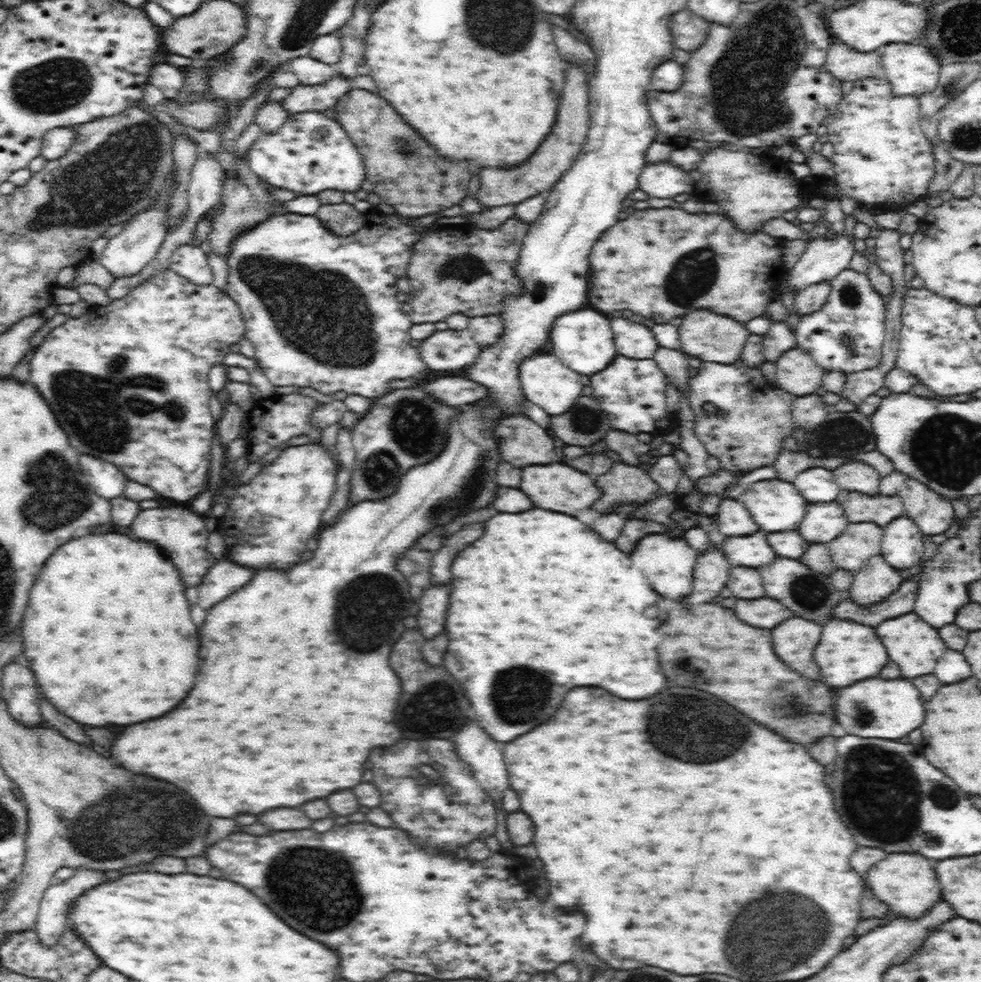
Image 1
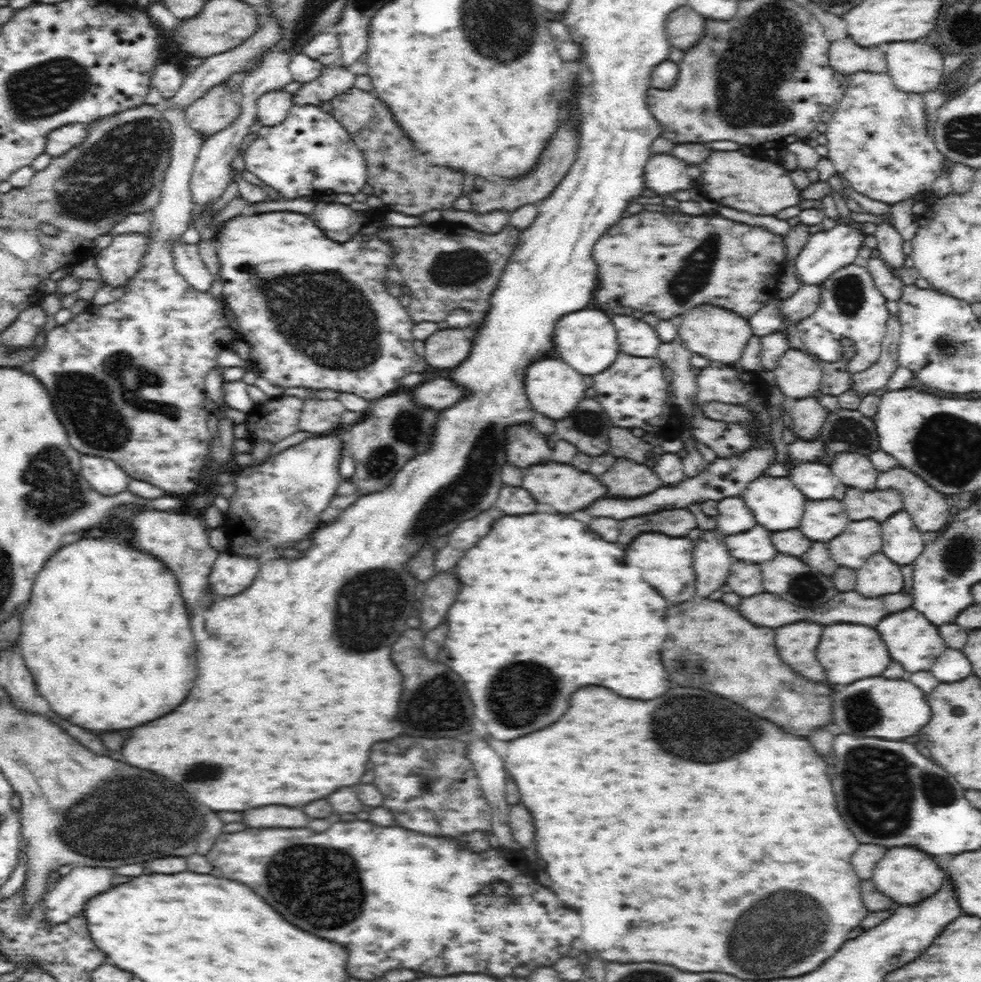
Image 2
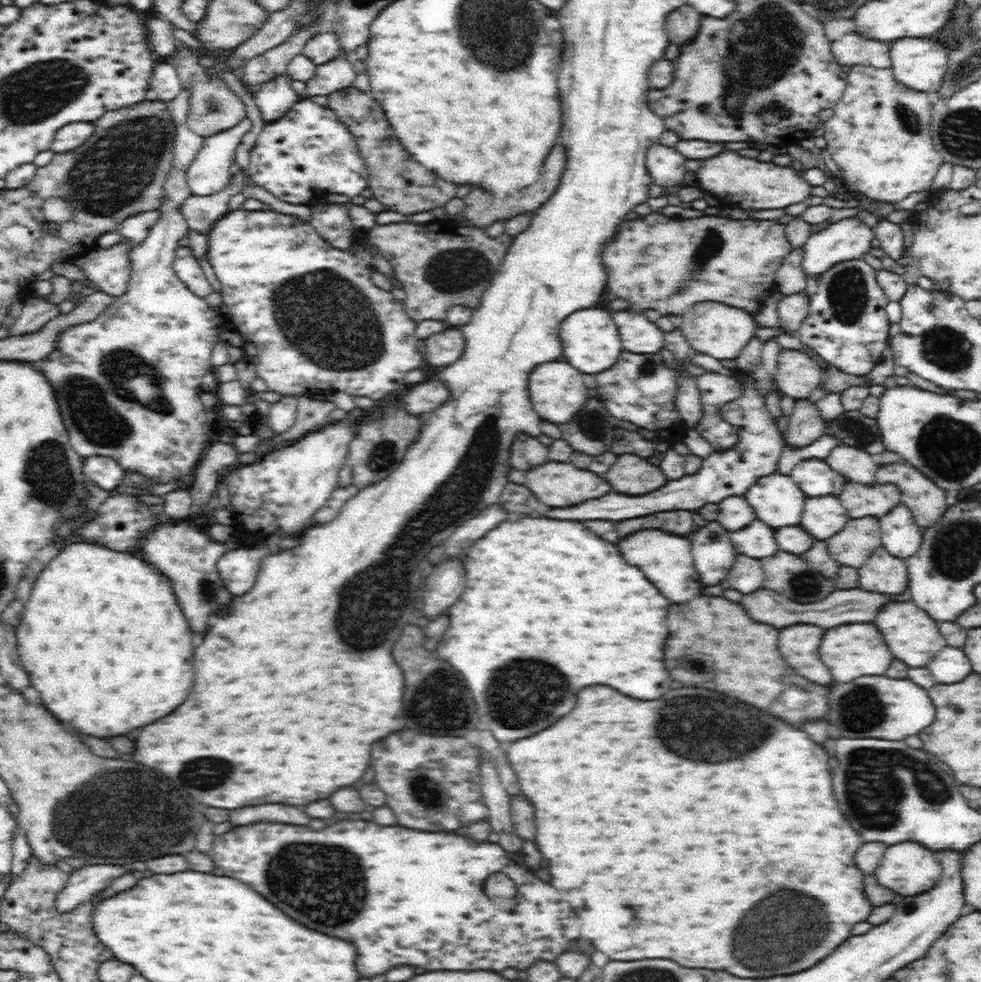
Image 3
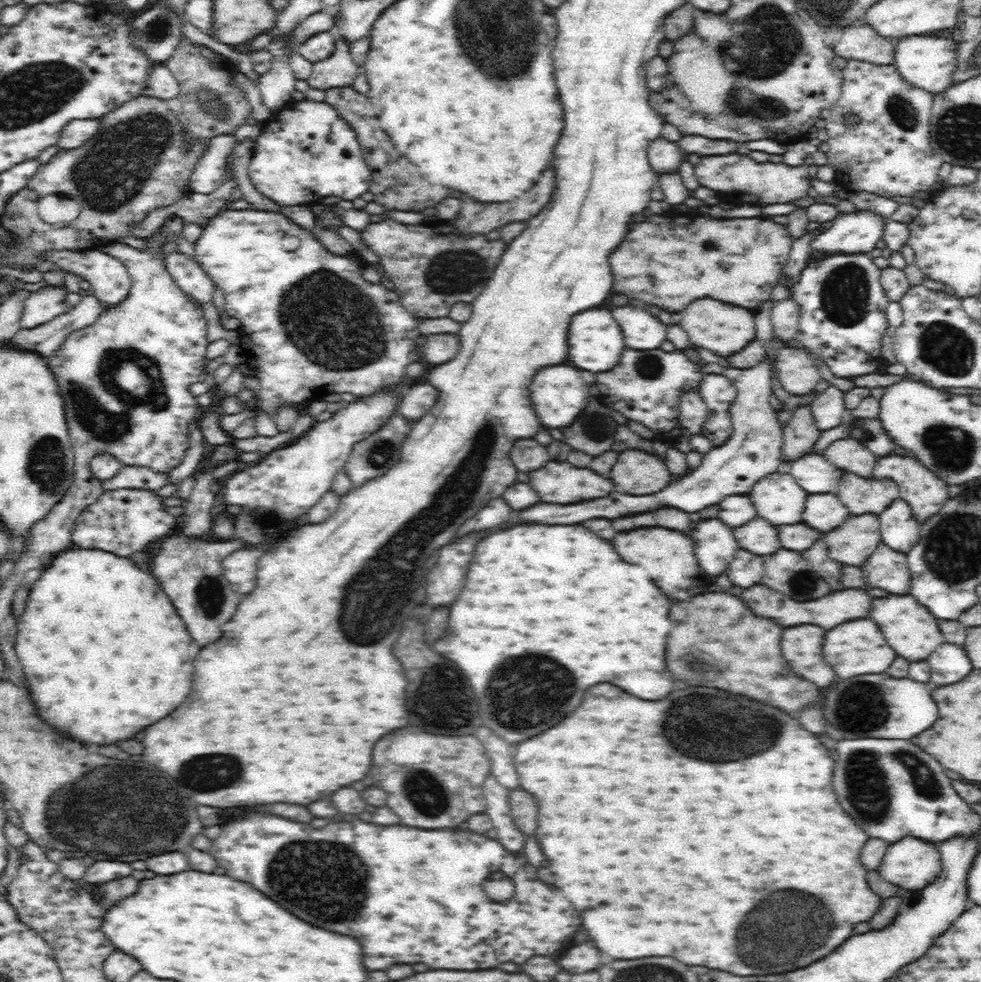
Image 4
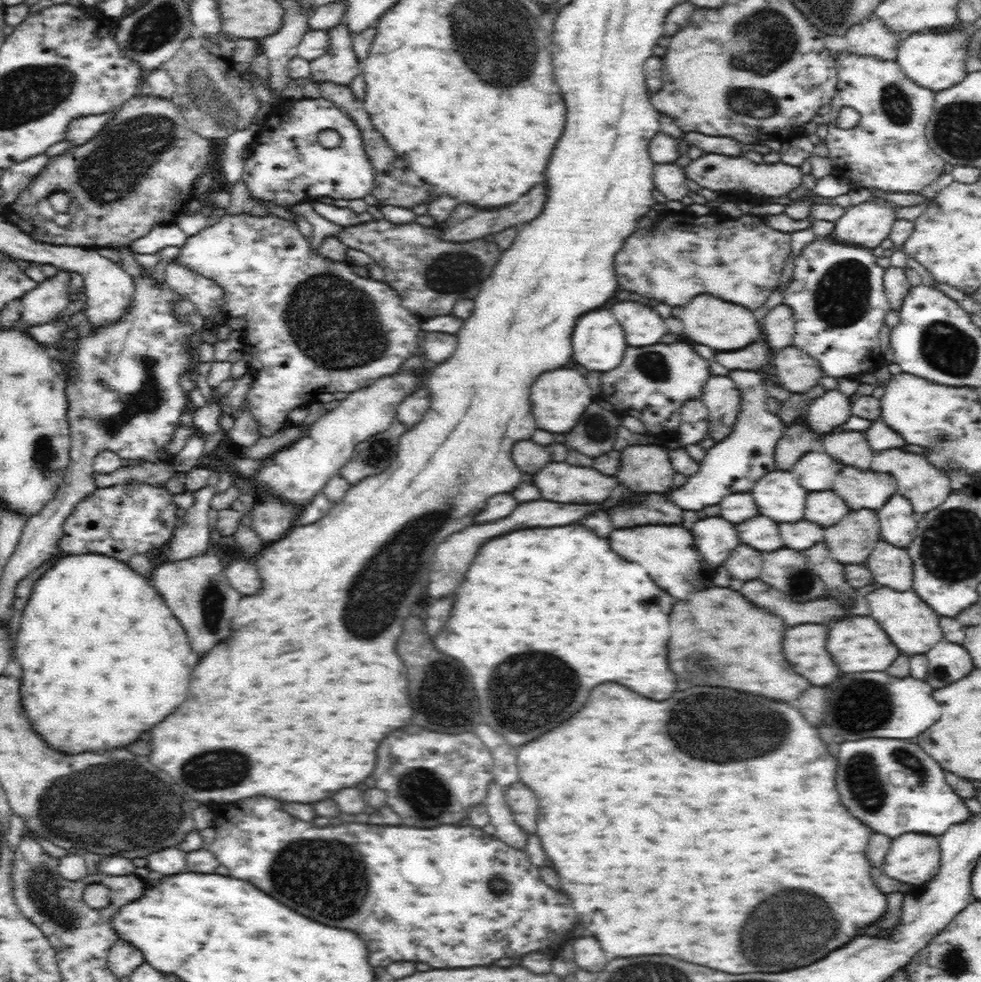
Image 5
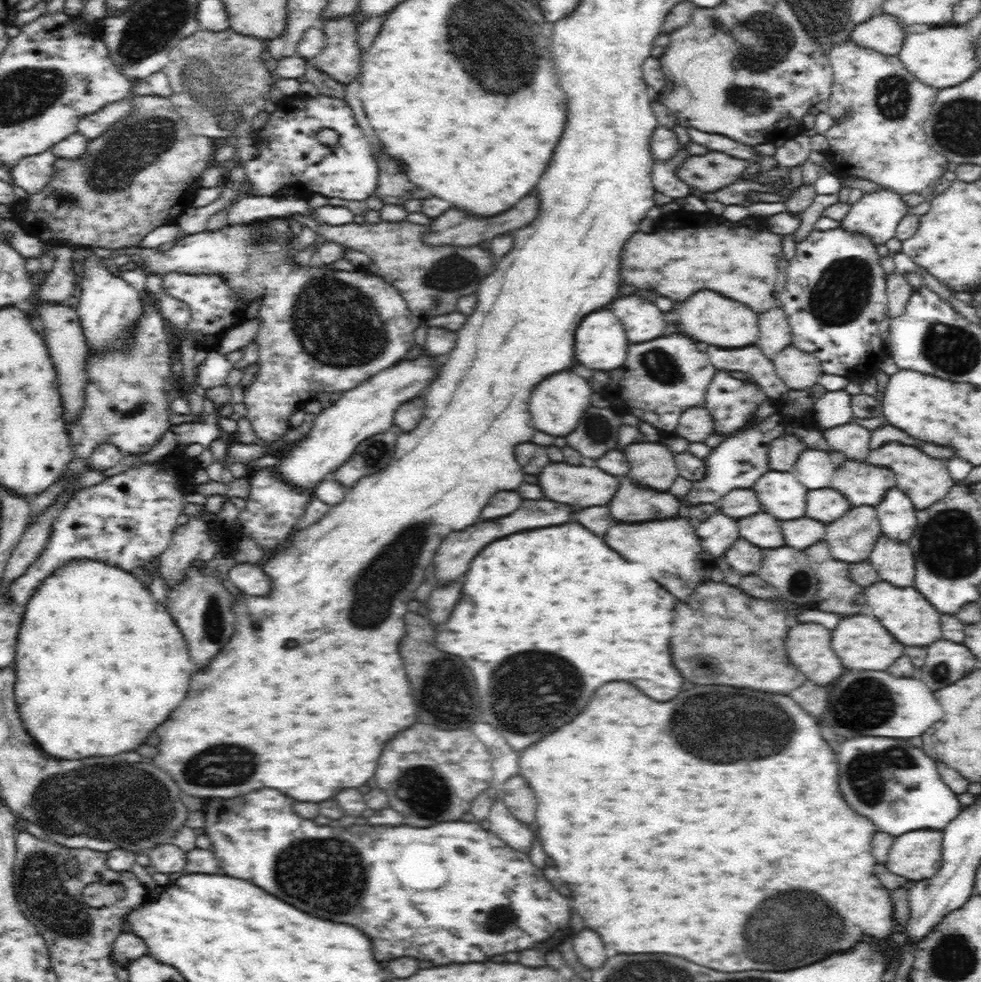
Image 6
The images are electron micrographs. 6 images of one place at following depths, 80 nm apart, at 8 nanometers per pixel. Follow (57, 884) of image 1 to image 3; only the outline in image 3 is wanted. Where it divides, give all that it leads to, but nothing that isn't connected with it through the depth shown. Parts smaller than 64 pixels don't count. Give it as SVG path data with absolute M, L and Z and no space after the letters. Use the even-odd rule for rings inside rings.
M91 864L78 866L68 876L66 886L62 886L62 891L56 895L54 905L56 911L71 911L86 902L90 896L102 892L104 888L108 888L108 884L118 878L128 874L126 868L116 866L116 864Z

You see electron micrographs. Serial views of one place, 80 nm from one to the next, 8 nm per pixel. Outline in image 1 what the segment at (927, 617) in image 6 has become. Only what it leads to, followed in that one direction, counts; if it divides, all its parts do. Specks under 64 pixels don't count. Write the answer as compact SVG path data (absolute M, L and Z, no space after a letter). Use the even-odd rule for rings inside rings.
M906 614L894 620L884 620L880 626L876 626L876 632L888 650L890 661L900 666L900 672L906 680L919 679L919 676L932 674L934 666L939 663L938 658L942 658L946 652L946 646L940 640L937 630L930 624L924 624L924 620L916 614Z

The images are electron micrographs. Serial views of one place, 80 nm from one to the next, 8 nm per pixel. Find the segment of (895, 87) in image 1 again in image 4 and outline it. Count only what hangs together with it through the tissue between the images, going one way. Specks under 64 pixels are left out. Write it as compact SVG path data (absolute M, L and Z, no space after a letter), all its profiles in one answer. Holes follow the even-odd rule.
M908 36L895 40L893 66L897 74L911 86L924 89L932 94L941 93L951 86L951 77L956 68L957 44L950 38L936 36Z

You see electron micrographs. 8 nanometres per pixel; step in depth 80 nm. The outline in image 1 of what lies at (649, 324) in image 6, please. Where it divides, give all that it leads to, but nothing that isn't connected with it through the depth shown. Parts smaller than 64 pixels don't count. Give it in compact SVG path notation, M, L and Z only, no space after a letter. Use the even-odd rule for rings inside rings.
M614 318L610 324L614 330L614 342L618 354L624 354L628 358L638 358L638 360L653 358L658 342L654 338L654 333L646 326L630 322L626 318Z

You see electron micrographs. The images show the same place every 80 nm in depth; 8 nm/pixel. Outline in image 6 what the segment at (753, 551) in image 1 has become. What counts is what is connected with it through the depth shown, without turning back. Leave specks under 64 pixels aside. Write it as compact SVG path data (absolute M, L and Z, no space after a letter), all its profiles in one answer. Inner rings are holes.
M766 512L738 520L738 526L740 536L760 548L778 548L784 544L780 522L772 520L772 516L768 516Z

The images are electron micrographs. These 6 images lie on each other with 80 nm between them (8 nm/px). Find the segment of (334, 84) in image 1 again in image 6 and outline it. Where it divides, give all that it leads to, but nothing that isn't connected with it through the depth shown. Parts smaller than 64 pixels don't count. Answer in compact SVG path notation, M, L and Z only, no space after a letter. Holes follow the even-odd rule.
M351 15L322 22L320 28L325 34L325 45L318 56L309 60L312 66L340 84L356 81L363 55L358 45L358 27Z

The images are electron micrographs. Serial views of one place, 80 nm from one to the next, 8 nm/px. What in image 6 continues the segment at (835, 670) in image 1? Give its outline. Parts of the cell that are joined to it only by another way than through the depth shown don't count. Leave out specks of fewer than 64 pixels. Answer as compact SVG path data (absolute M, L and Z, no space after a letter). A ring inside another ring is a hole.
M850 616L844 618L836 630L832 630L832 648L838 652L838 658L846 668L852 670L886 670L896 658L904 654L904 648L888 636L888 630L874 616Z

